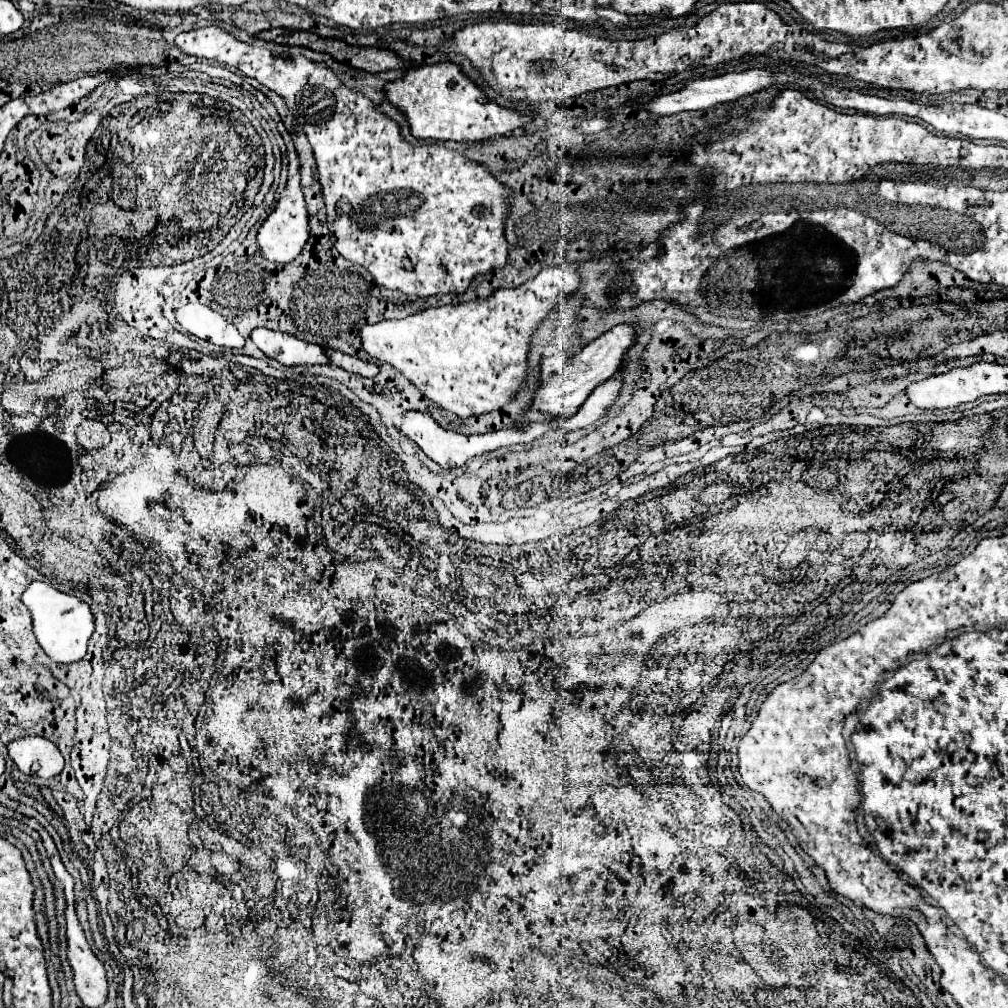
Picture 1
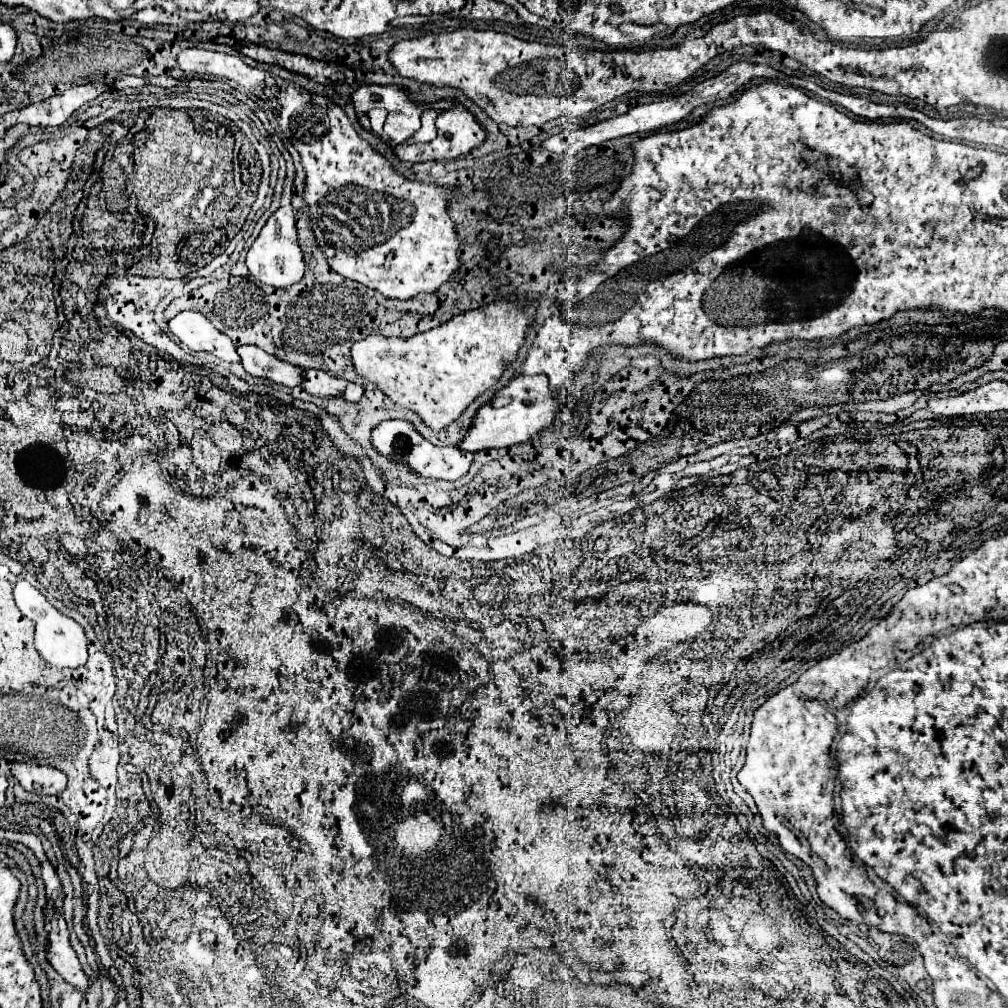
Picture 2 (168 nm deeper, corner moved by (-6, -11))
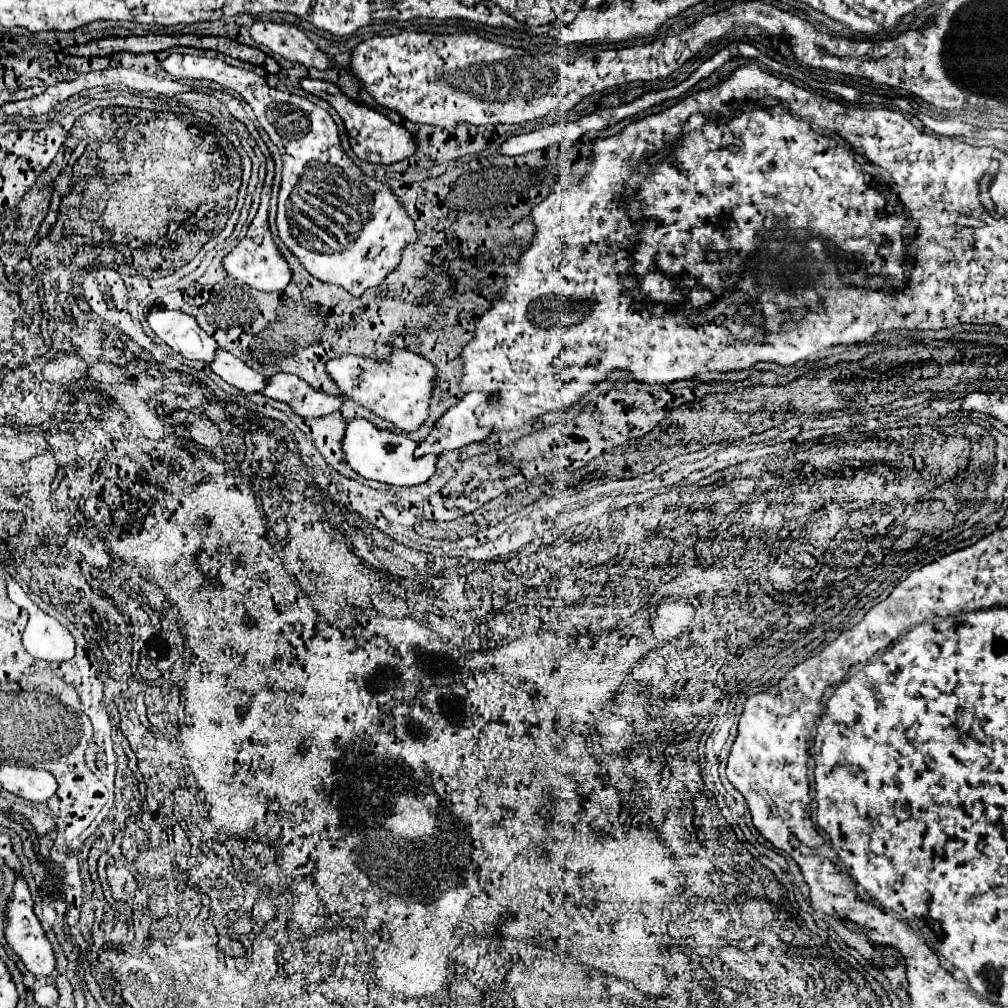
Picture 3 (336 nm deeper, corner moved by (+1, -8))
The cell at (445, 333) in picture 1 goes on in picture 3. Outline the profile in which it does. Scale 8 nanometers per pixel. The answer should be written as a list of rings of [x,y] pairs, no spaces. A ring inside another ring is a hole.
[[[402,349],[392,351],[390,361],[376,363],[368,357],[342,355],[326,363],[326,371],[336,387],[364,409],[390,421],[400,431],[416,431],[428,417],[428,401],[434,387],[434,367],[424,357]]]

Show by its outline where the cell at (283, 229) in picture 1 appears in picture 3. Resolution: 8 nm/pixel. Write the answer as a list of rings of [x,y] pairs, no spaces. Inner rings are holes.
[[[205,87],[192,88],[192,90],[194,90],[194,91],[196,91],[196,89],[197,89],[197,90],[200,90],[202,93],[208,93],[208,94],[210,94],[210,92],[211,92],[211,93],[215,93],[215,94],[218,94],[218,93],[220,94],[220,93],[221,93],[221,100],[222,100],[222,103],[226,106],[226,109],[228,110],[228,112],[229,112],[233,117],[235,117],[237,120],[239,120],[240,122],[242,122],[242,123],[244,123],[245,125],[247,125],[247,129],[248,129],[248,131],[249,131],[251,137],[256,141],[258,148],[260,149],[260,151],[263,153],[263,155],[264,155],[265,158],[266,158],[266,177],[265,177],[265,179],[264,179],[264,189],[262,189],[262,197],[260,197],[260,209],[258,209],[258,213],[256,213],[256,217],[254,217],[254,219],[252,219],[252,223],[250,223],[250,227],[248,227],[248,233],[246,233],[246,237],[244,237],[244,239],[242,239],[242,241],[240,241],[240,243],[238,243],[238,245],[236,245],[236,247],[234,247],[234,249],[232,249],[232,251],[230,251],[230,253],[228,253],[228,255],[226,255],[226,257],[224,257],[224,259],[222,259],[222,269],[224,269],[224,271],[226,271],[226,273],[228,273],[228,277],[232,277],[232,279],[236,279],[236,281],[242,281],[242,283],[246,283],[246,285],[250,285],[250,287],[254,287],[254,289],[258,289],[258,291],[264,291],[264,293],[270,293],[270,291],[282,291],[282,289],[284,289],[284,287],[286,287],[286,285],[288,285],[288,283],[290,283],[290,275],[292,275],[292,273],[290,273],[290,267],[288,267],[288,263],[286,263],[286,261],[284,261],[284,257],[282,257],[282,255],[280,255],[280,251],[278,251],[278,247],[276,247],[276,243],[274,243],[274,239],[272,239],[272,233],[270,233],[270,229],[268,229],[268,203],[270,203],[270,185],[272,185],[272,177],[274,177],[274,161],[273,161],[273,158],[272,158],[272,156],[271,156],[271,153],[269,152],[268,147],[266,146],[266,144],[265,144],[265,142],[263,141],[263,139],[262,139],[262,138],[260,137],[260,135],[258,134],[258,132],[257,132],[257,130],[256,130],[254,124],[253,124],[252,122],[250,122],[250,123],[248,122],[249,117],[247,116],[246,112],[244,111],[243,106],[242,106],[242,104],[241,104],[241,101],[240,101],[239,99],[237,99],[237,98],[235,98],[235,97],[229,95],[229,94],[222,93],[222,92],[219,91],[219,90],[212,90],[212,89],[205,88]]]

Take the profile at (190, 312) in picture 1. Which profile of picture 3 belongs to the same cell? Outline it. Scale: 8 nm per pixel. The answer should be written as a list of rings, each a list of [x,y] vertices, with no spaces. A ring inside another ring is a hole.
[[[156,311],[148,315],[148,327],[176,353],[190,361],[212,361],[218,349],[216,341],[208,337],[194,317],[182,311]]]

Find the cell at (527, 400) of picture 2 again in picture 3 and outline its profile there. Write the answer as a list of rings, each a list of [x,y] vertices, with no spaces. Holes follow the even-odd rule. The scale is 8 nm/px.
[[[468,393],[458,405],[450,407],[432,427],[428,437],[418,443],[416,455],[440,455],[444,451],[460,449],[468,443],[482,441],[490,435],[488,427],[480,427],[474,417],[476,405],[484,403],[484,393]]]

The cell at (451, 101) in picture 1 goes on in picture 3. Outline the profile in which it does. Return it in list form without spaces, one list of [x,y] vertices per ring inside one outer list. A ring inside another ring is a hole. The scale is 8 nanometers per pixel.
[[[300,79],[300,87],[302,87],[306,93],[312,93],[312,95],[316,95],[316,97],[328,101],[328,103],[336,109],[336,113],[338,113],[340,119],[344,121],[350,147],[352,147],[352,151],[354,151],[362,161],[380,163],[380,165],[390,165],[390,163],[396,163],[396,161],[406,159],[408,155],[412,155],[412,153],[416,151],[414,137],[412,137],[404,127],[394,125],[388,117],[384,117],[382,113],[378,113],[378,111],[374,111],[374,109],[368,109],[368,107],[364,107],[364,105],[358,105],[358,103],[350,101],[336,85],[326,83],[326,81]]]

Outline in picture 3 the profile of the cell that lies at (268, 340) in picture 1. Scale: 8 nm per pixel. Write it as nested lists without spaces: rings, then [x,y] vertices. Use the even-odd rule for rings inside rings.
[[[224,349],[216,351],[216,359],[212,359],[212,363],[208,363],[208,367],[222,377],[228,385],[236,387],[242,393],[256,393],[260,389],[264,389],[266,377],[256,373],[254,369],[250,369],[246,363],[242,363],[240,359],[236,359],[234,355],[230,355]]]

